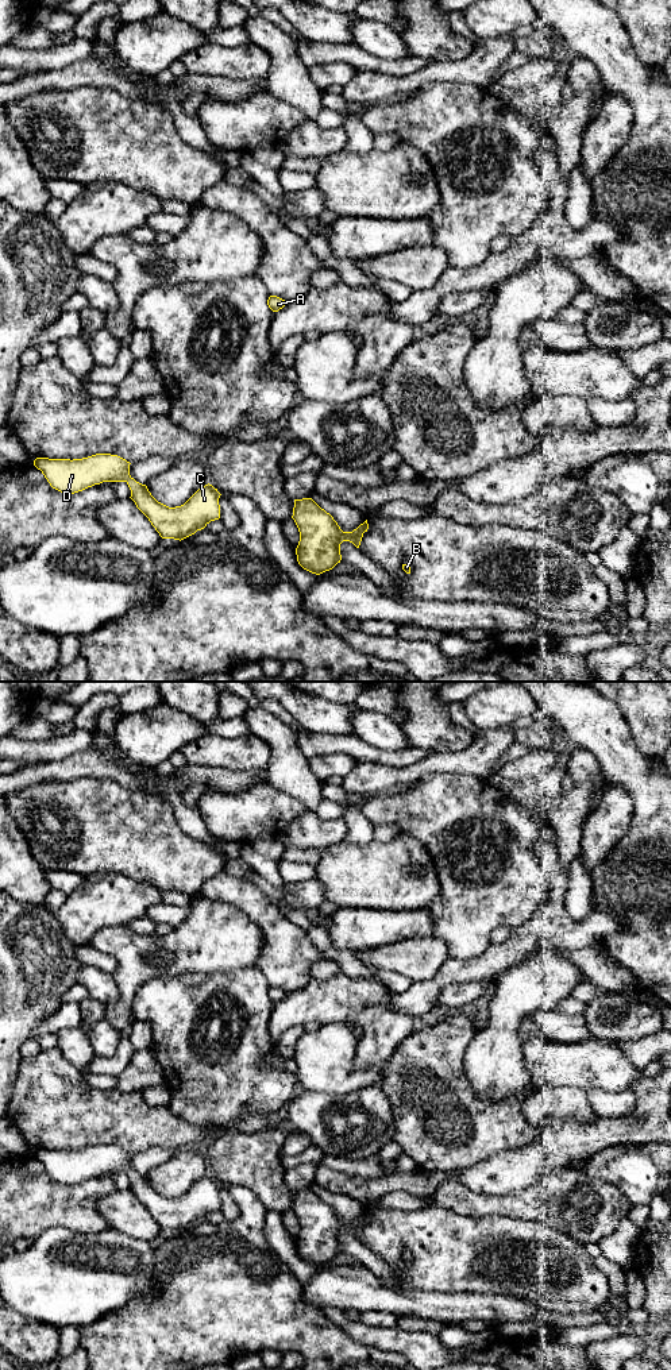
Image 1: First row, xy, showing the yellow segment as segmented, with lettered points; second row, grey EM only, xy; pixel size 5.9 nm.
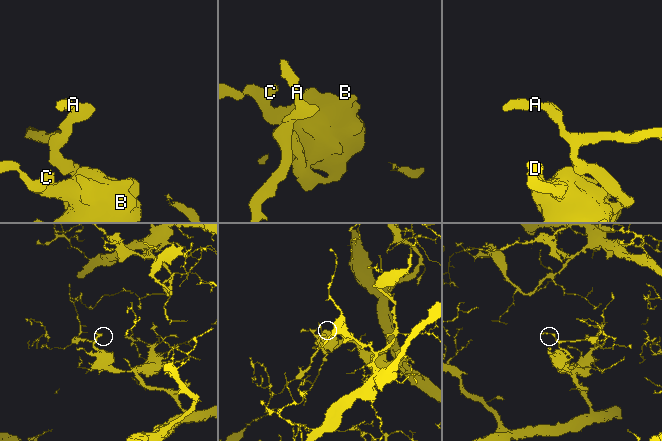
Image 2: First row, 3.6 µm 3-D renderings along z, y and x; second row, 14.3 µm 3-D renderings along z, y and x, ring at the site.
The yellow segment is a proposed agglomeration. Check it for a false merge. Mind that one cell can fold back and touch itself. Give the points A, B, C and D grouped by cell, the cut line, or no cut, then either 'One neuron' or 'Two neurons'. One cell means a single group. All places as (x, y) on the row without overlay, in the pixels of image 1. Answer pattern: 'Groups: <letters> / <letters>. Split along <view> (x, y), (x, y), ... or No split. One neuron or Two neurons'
Groups: A B C D. No split. One neuron

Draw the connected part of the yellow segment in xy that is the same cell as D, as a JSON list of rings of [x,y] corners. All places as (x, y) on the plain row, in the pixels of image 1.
[[[96,1145],[82,1150],[36,1149],[34,1157],[50,1177],[74,1185],[103,1173],[126,1173],[131,1190],[149,1209],[162,1230],[184,1231],[220,1209],[220,1184],[212,1176],[198,1180],[184,1196],[169,1199],[158,1193],[146,1176],[130,1166],[130,1153],[111,1145]]]

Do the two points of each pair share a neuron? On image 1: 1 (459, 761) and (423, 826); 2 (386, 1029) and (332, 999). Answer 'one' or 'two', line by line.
1: two
2: one

